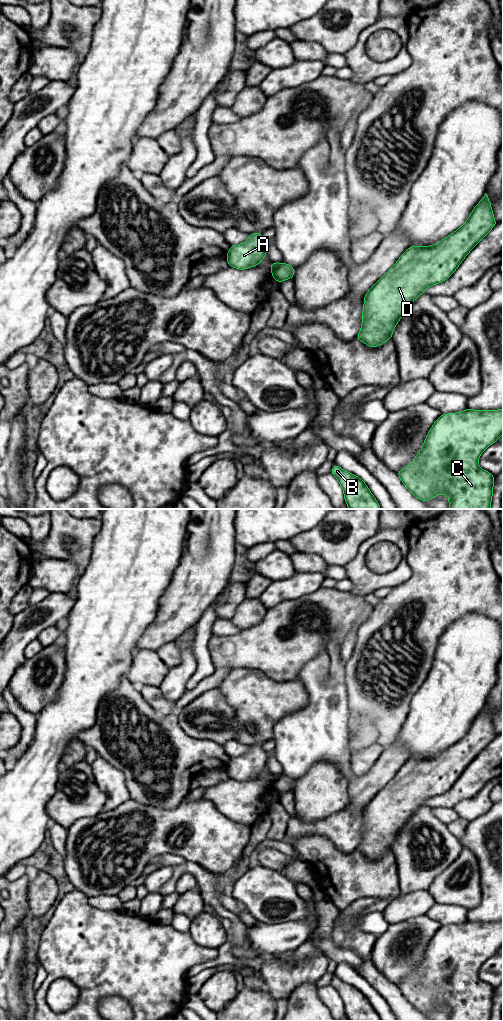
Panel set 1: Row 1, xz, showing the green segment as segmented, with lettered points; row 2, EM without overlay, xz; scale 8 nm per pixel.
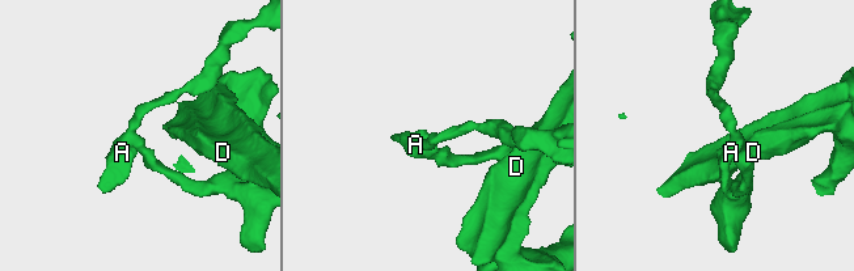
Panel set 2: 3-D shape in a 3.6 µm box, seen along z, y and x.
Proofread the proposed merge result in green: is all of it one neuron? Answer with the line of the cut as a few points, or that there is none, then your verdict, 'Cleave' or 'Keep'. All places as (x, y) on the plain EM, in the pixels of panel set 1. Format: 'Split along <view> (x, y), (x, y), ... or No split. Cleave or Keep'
Split along xz (279, 776), (273, 788). Cleave

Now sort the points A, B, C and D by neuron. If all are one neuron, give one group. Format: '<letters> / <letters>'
A / B C D

